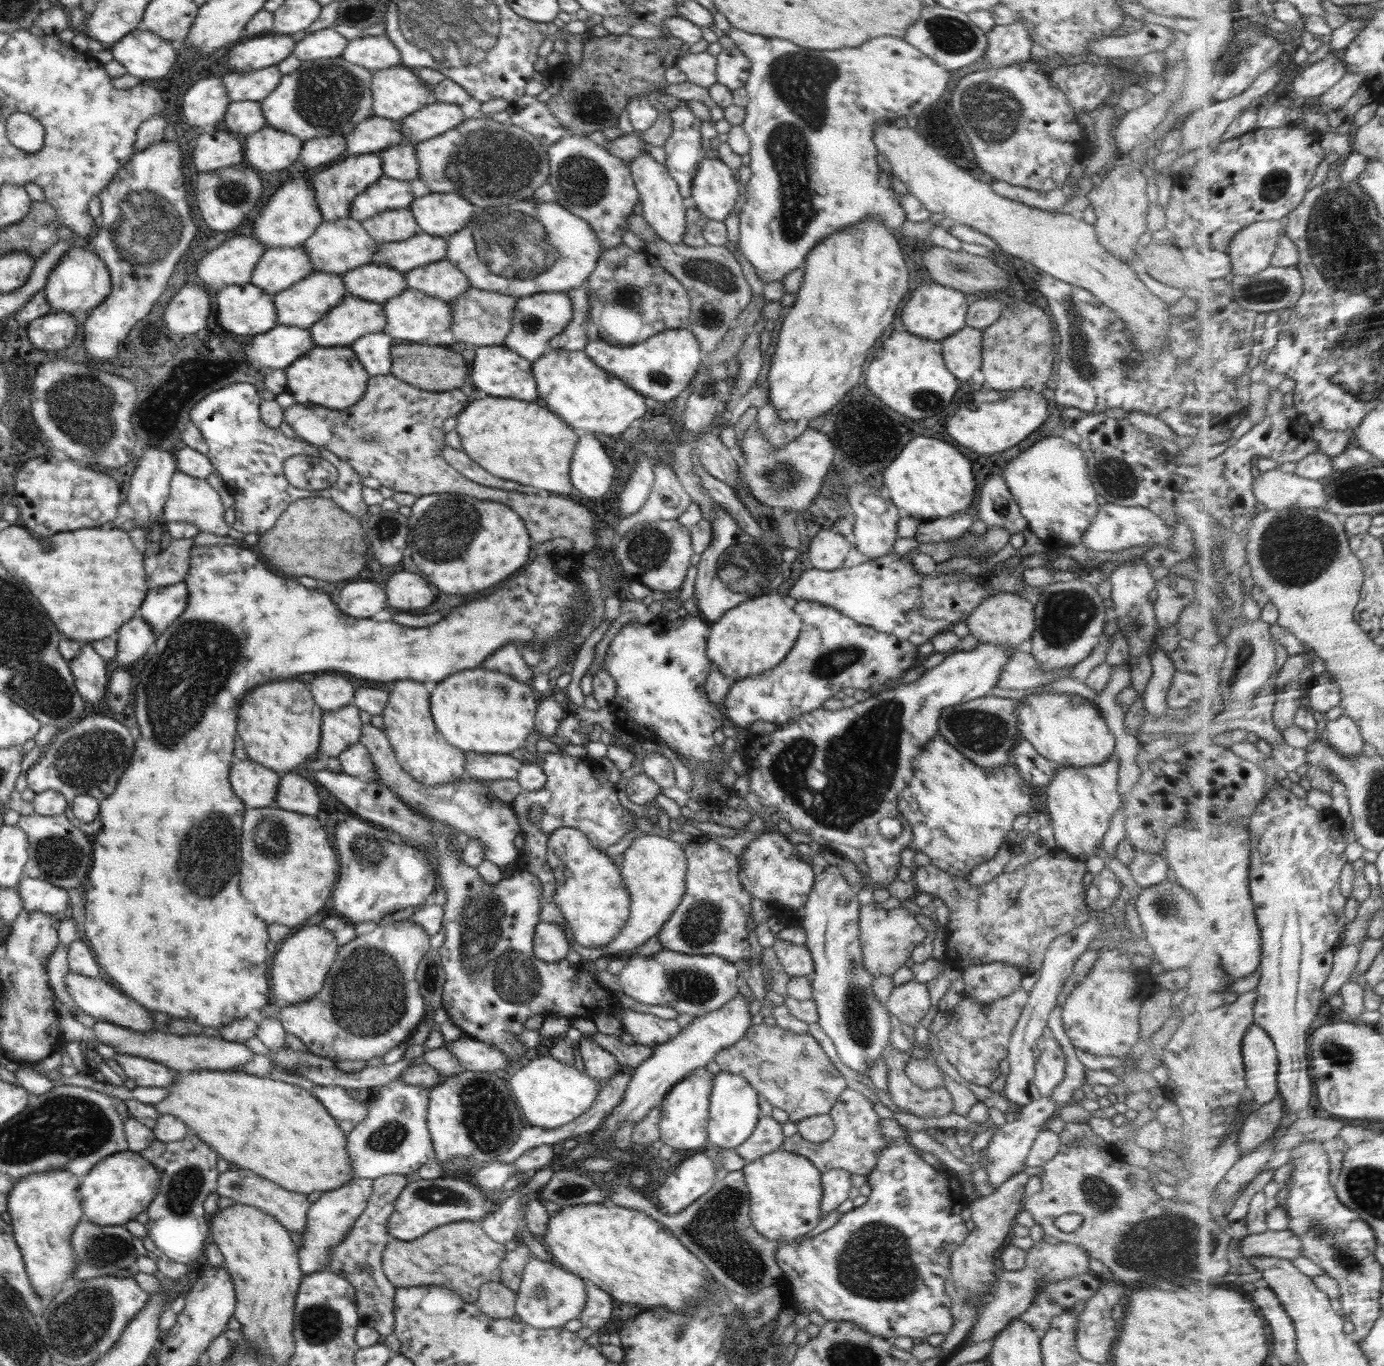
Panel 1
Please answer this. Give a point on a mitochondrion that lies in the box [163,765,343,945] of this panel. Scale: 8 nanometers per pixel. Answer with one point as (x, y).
(207, 864)

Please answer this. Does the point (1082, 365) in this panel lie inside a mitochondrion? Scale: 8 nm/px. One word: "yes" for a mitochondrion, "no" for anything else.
yes

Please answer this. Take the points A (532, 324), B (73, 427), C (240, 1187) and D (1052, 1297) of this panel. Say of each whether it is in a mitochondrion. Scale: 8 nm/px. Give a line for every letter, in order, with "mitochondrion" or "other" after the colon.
A: other
B: mitochondrion
C: mitochondrion
D: mitochondrion

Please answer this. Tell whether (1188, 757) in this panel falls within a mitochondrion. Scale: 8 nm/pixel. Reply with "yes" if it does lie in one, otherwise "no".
no

